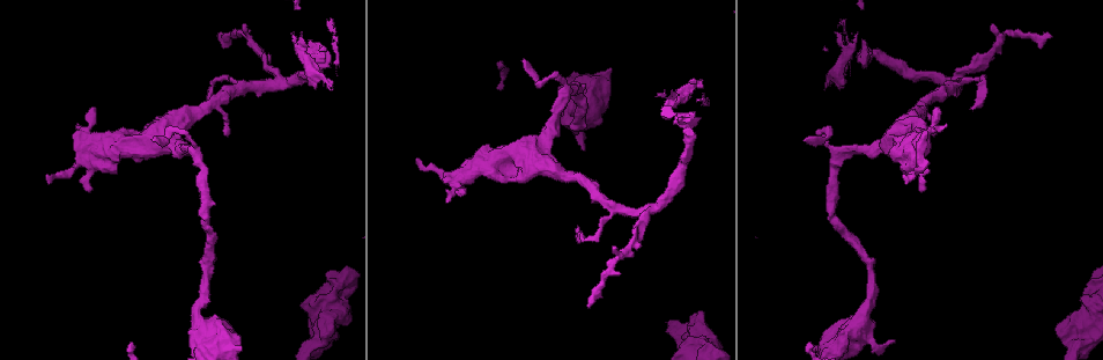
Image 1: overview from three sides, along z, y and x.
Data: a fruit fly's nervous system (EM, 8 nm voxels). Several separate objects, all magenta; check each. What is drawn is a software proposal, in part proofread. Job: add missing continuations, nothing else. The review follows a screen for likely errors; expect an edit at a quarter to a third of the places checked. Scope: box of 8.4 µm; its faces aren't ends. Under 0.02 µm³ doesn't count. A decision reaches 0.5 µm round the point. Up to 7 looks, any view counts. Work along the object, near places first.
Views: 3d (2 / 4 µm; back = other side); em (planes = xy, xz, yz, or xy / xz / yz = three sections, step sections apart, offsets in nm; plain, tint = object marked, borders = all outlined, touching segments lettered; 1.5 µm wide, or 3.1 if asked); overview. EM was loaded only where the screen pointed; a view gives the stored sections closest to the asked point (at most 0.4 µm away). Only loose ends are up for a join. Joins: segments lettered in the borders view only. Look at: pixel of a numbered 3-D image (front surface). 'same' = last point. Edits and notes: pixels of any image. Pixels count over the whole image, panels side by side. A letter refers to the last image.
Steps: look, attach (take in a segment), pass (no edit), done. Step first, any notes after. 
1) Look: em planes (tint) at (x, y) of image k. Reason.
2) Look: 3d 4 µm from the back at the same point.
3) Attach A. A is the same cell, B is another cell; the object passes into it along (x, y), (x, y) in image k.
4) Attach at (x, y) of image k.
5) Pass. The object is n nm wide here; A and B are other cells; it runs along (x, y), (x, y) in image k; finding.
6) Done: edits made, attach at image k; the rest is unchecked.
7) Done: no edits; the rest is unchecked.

Look: em xy step 4 (borders) at (586, 306) of image 1. Thin end.

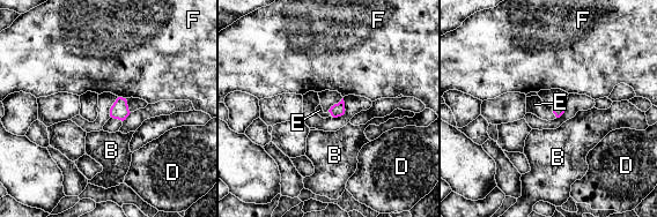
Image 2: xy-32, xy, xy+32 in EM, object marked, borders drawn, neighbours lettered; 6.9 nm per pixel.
Attach E. E is the same cell, B, D and F are other cells; the object passes into it along (558, 110), (553, 112), (534, 104) in image 2; it goes on there.

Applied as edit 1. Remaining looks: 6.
Look: em planes (plain) at (132, 131) of image 1.

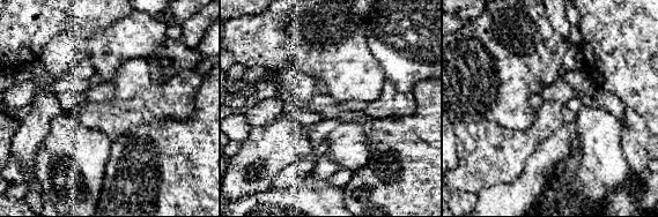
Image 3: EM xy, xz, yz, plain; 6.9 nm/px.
Look: em planes (borders) at the same point. See the neighbours.

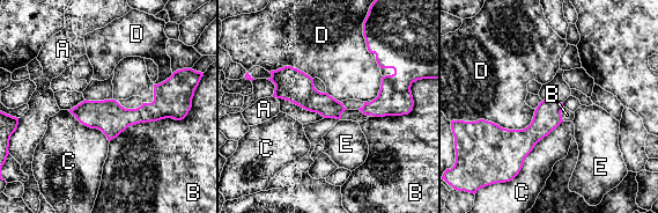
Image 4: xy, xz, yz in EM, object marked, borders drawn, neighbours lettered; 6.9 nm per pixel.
Pass. A, B, C, D and E are other cells; it runs along (176, 100), (141, 115), (74, 111) in image 4; no lettered segment goes on from it.

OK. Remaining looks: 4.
Look: em planes (tint) at (703, 317) of image 1. Free end.

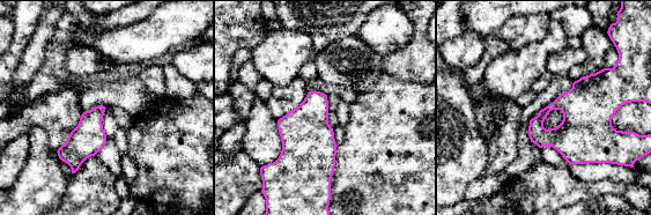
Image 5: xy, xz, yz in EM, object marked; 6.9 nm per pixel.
Look: em planes (borders) at the same point. See the neighbours.

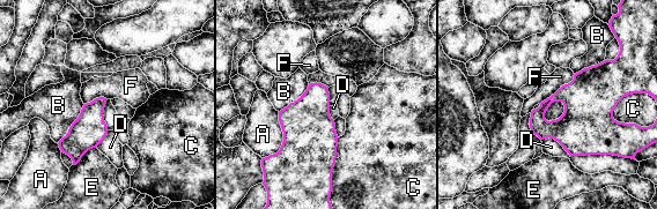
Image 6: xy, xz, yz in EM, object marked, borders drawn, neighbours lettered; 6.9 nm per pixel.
Pass. A, B, C, D, E and F are other cells; none of them fits.

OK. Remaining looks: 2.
Done: edits made, attach at image 2; the rest is unchecked.

